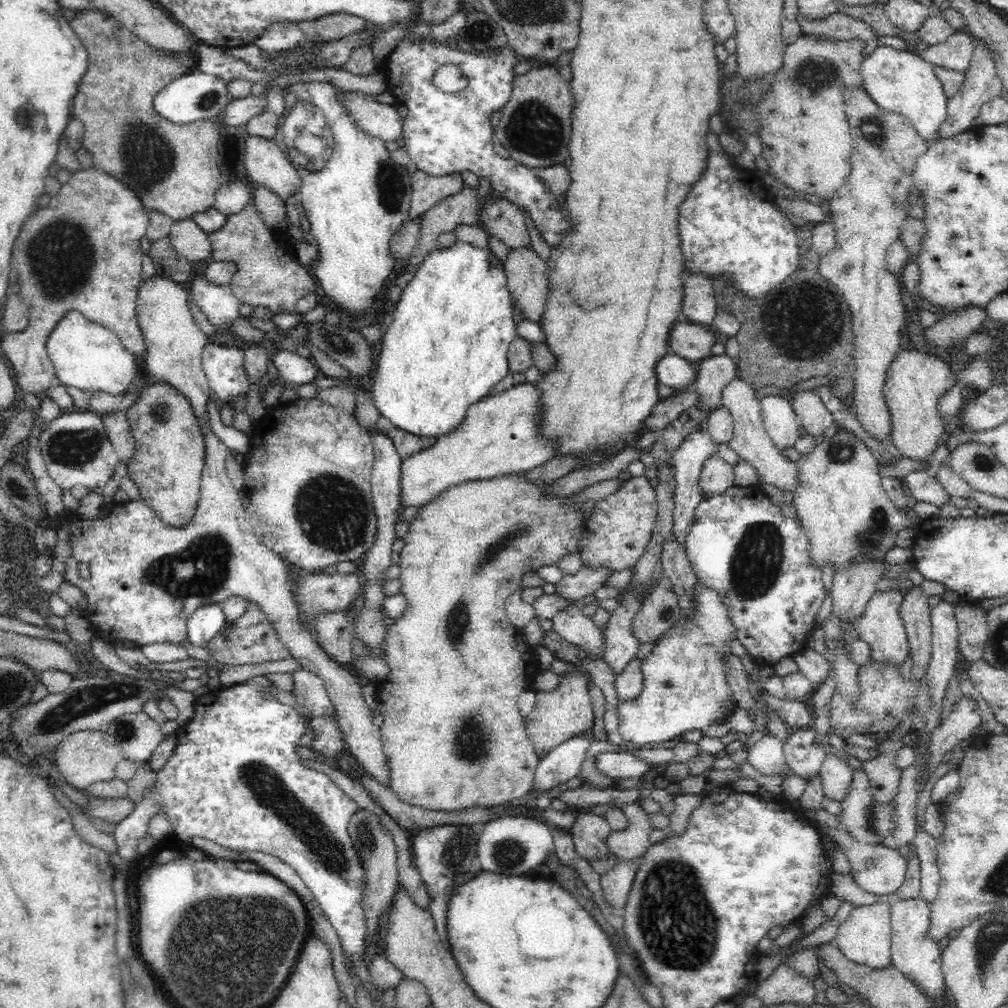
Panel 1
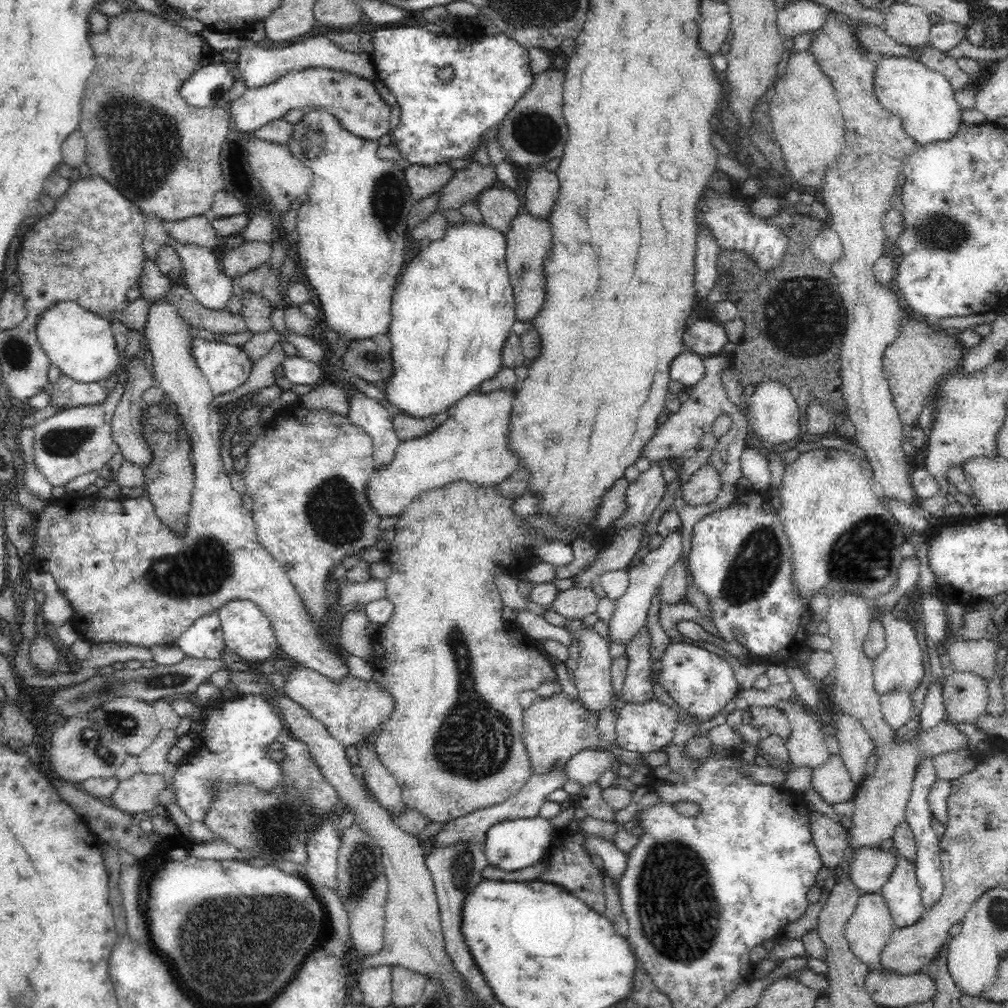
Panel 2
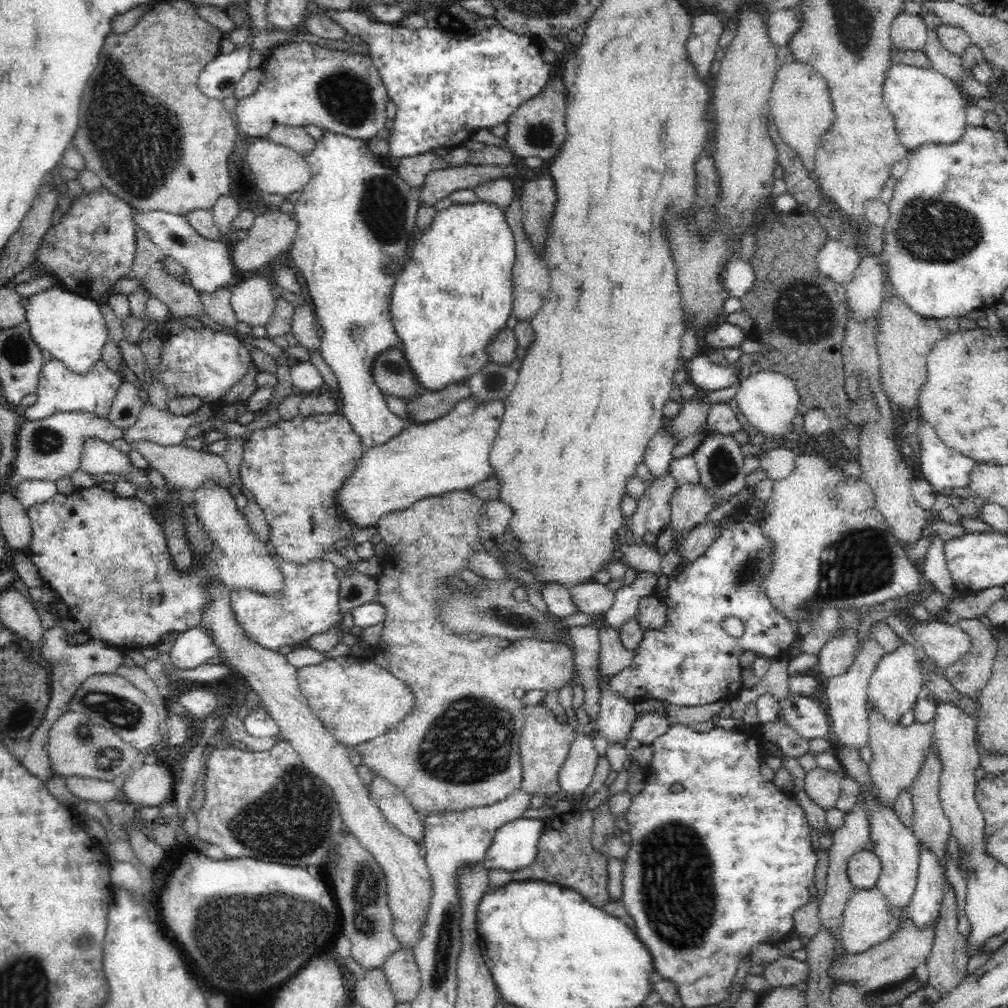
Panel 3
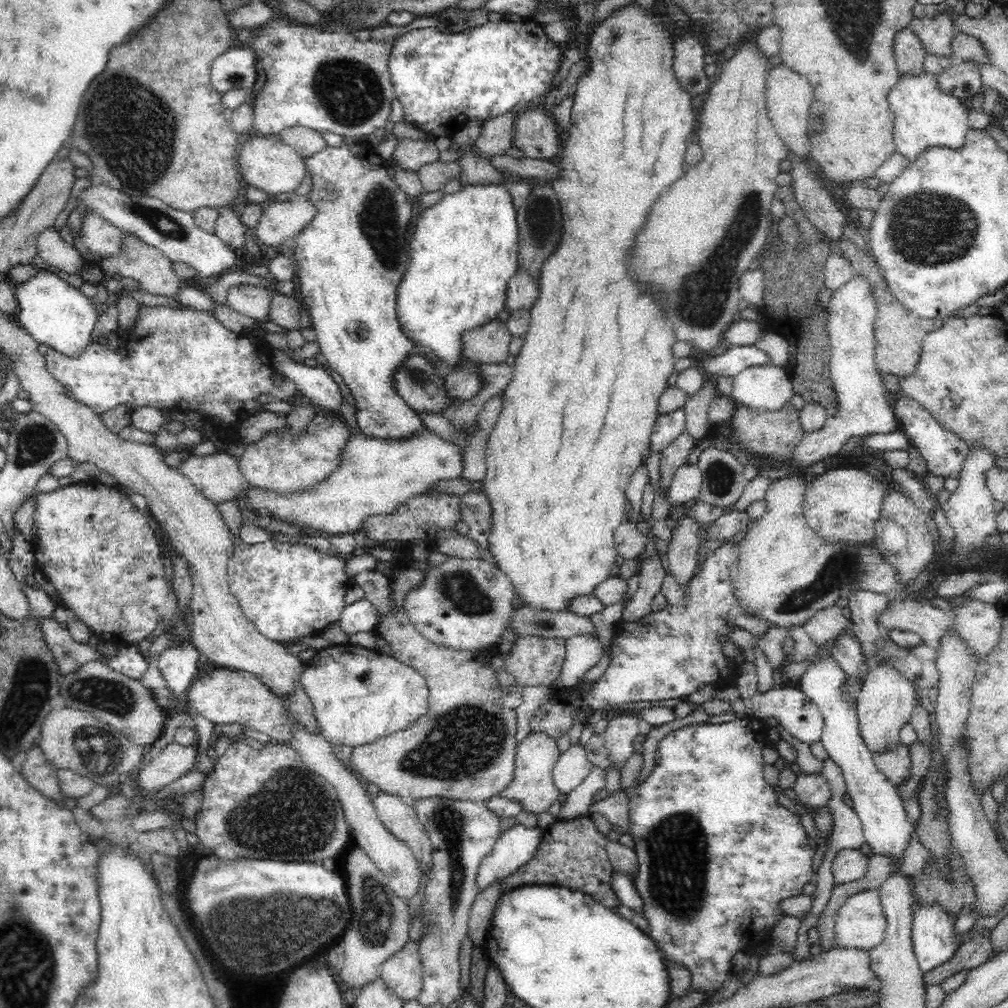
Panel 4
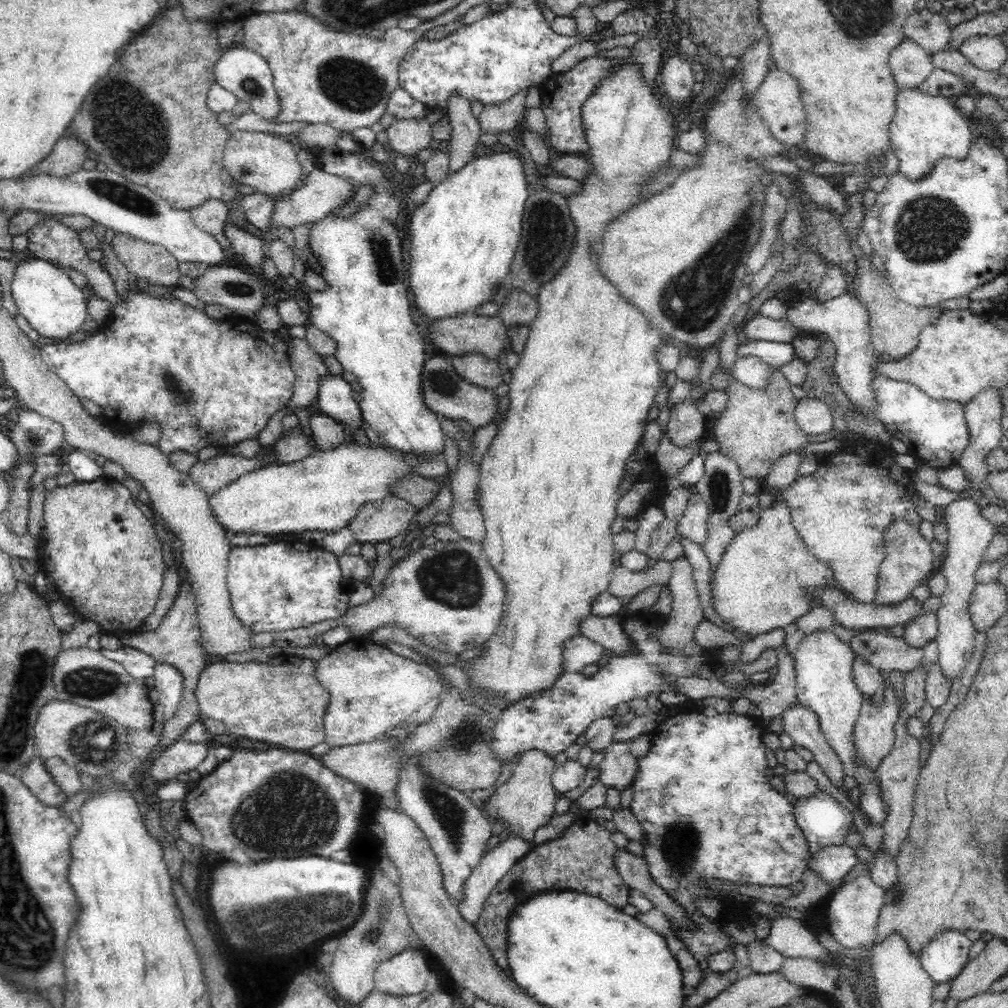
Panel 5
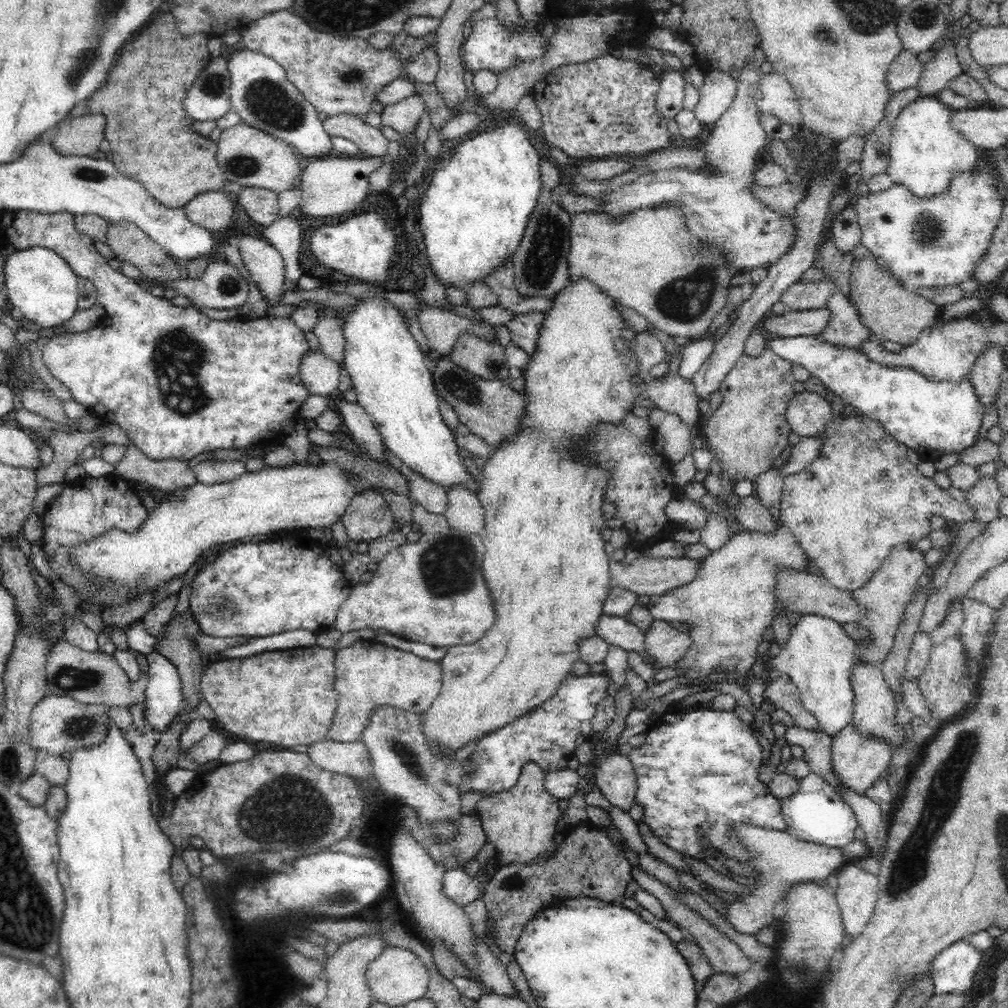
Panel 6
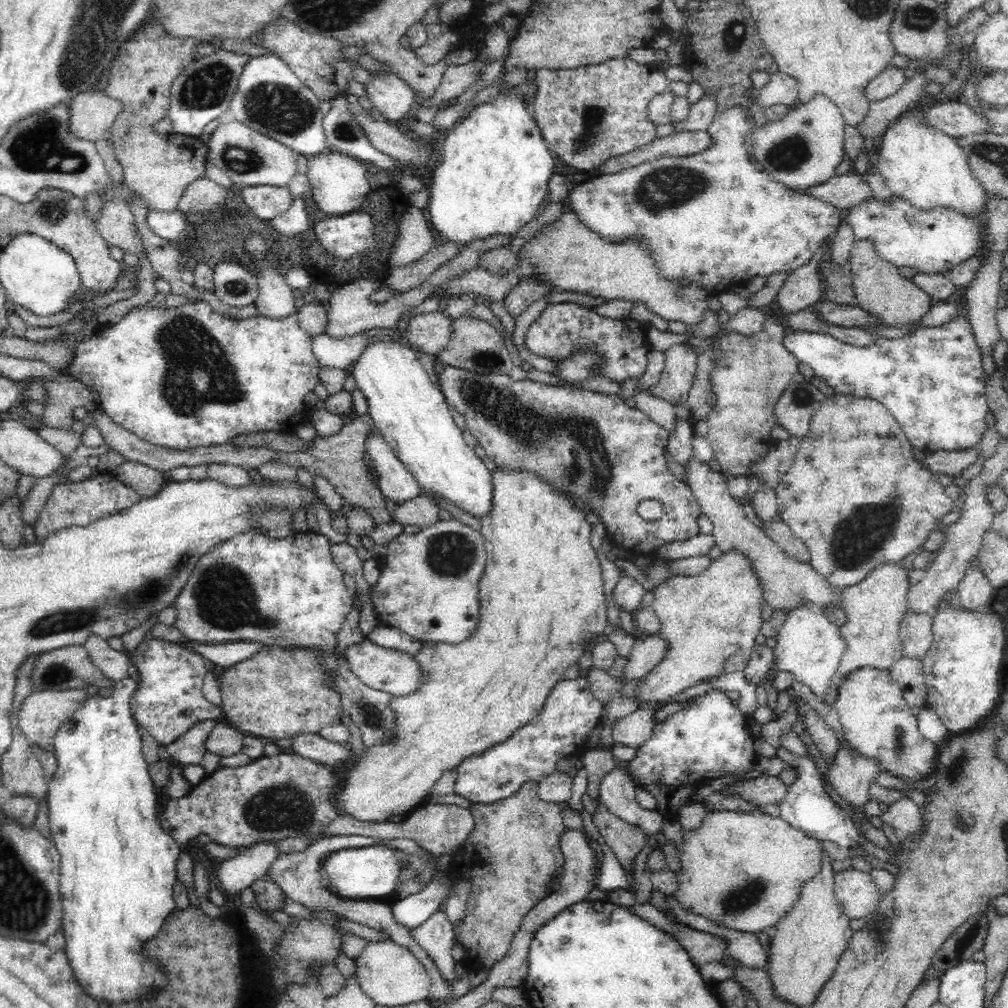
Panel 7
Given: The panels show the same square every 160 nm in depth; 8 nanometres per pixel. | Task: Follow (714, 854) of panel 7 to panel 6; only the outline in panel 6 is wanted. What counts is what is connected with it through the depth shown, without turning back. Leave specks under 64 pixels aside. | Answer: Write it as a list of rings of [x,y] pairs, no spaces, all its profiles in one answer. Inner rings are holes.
[[[742,825],[735,828],[740,834],[740,844],[751,854],[750,868],[756,871],[756,889],[747,889],[741,894],[740,902],[730,902],[727,921],[741,934],[756,936],[758,930],[772,923],[772,911],[780,896],[787,894],[787,887],[826,880],[835,872],[842,870],[849,862],[841,848],[832,848],[813,842],[797,839],[790,831],[768,830],[762,827]]]

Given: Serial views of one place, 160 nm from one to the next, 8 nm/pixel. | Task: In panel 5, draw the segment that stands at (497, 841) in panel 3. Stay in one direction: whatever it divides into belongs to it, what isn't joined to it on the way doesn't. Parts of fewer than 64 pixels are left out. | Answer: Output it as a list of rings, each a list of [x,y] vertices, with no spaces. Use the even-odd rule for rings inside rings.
[[[510,833],[504,842],[486,852],[466,880],[466,900],[457,908],[466,923],[475,928],[475,922],[480,918],[483,905],[492,889],[530,850],[530,842],[526,842],[515,833]]]

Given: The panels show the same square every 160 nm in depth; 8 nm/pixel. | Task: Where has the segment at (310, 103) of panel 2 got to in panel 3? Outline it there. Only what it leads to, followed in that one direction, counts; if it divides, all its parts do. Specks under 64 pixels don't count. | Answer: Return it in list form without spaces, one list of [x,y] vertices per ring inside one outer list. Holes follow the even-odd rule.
[[[306,42],[279,45],[265,58],[265,81],[250,96],[238,99],[232,113],[236,126],[248,136],[264,138],[276,126],[312,125],[367,142],[385,128],[389,100],[372,64],[368,54],[338,52]]]

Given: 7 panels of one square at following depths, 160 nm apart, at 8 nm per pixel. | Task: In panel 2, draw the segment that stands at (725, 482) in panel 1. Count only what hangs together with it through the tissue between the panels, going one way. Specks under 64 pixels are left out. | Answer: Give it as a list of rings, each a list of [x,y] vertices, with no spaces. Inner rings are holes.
[[[708,463],[704,464],[683,484],[684,502],[692,507],[714,502],[724,484],[721,478],[716,468]]]

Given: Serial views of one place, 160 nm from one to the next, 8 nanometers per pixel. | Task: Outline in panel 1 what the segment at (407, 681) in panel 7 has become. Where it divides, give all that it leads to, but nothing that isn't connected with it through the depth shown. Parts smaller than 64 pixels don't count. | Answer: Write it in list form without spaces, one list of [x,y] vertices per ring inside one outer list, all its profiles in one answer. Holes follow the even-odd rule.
[[[307,669],[293,674],[295,699],[306,706],[313,718],[329,716],[335,718],[334,707],[330,701],[323,680]]]

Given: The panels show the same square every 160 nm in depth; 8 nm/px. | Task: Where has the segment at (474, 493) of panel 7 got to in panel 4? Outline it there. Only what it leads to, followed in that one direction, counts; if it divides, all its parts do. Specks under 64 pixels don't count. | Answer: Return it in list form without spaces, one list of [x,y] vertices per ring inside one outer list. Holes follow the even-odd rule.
[[[343,137],[340,146],[326,146],[324,150],[317,152],[305,158],[305,165],[310,173],[312,181],[312,189],[307,196],[308,203],[314,206],[314,215],[312,220],[306,223],[306,226],[300,230],[295,236],[293,248],[293,262],[296,264],[297,275],[300,278],[300,292],[302,292],[303,306],[308,308],[310,318],[312,318],[312,326],[314,326],[317,334],[317,343],[320,349],[319,359],[328,366],[334,368],[348,386],[348,390],[356,403],[355,420],[358,432],[364,434],[368,438],[376,438],[382,440],[398,440],[412,437],[419,434],[425,427],[422,420],[415,414],[415,410],[410,409],[402,398],[397,396],[395,388],[392,384],[392,374],[394,370],[406,360],[406,356],[410,356],[410,350],[414,348],[412,339],[408,339],[402,331],[400,331],[400,323],[396,319],[396,288],[402,280],[405,272],[406,263],[408,262],[408,237],[407,232],[410,226],[410,218],[412,218],[412,202],[408,199],[406,192],[401,186],[388,175],[389,163],[380,160],[376,154],[367,154],[363,147],[355,138]]]

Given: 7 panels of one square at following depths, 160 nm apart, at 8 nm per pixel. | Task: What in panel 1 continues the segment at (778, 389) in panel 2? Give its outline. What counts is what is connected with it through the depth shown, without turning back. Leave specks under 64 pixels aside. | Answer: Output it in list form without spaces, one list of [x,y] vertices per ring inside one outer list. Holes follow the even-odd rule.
[[[765,396],[759,400],[763,428],[780,451],[794,447],[800,436],[799,423],[787,397]]]

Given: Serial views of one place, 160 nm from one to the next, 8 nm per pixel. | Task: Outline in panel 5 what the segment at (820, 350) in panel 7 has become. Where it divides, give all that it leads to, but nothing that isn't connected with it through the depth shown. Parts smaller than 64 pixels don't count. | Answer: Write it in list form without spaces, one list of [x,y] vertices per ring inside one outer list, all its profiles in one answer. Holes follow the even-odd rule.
[[[753,341],[738,345],[736,357],[756,357],[770,366],[779,368],[796,358],[796,353],[791,342]],[[880,374],[872,379],[872,387],[878,399],[876,419],[880,419],[892,437],[904,442],[920,463],[936,469],[956,466],[962,452],[969,443],[969,433],[965,422],[965,408],[958,402],[942,400],[937,402],[910,383],[894,381]]]

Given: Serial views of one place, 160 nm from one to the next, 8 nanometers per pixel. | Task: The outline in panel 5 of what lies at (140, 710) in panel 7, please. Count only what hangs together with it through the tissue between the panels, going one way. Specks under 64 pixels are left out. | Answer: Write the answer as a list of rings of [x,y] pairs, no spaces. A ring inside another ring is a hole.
[[[157,663],[153,673],[155,678],[154,701],[162,706],[164,719],[171,719],[178,710],[184,690],[184,677],[176,667]]]

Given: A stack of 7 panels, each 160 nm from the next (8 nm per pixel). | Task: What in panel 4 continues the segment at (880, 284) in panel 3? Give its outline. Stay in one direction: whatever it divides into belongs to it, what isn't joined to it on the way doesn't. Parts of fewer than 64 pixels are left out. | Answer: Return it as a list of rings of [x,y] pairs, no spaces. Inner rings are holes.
[[[857,275],[831,293],[831,299],[827,306],[829,317],[827,331],[829,334],[830,361],[829,370],[837,393],[837,412],[834,417],[828,418],[825,426],[816,432],[806,433],[804,439],[798,444],[793,458],[790,460],[793,468],[799,468],[804,472],[811,472],[812,468],[820,465],[825,458],[841,454],[841,449],[853,437],[862,437],[874,434],[889,434],[898,429],[896,416],[888,392],[882,382],[882,374],[874,366],[874,320],[877,318],[877,301],[869,279],[865,275]]]

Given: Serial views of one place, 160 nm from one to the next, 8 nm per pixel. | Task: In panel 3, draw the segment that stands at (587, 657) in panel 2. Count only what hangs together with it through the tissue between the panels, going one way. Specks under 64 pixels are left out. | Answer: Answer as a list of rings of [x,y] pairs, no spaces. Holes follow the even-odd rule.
[[[599,662],[597,667],[598,693],[598,712],[596,712],[596,724],[599,734],[609,742],[619,742],[624,745],[630,724],[636,718],[633,700],[618,694],[611,689],[608,678],[600,673]]]

